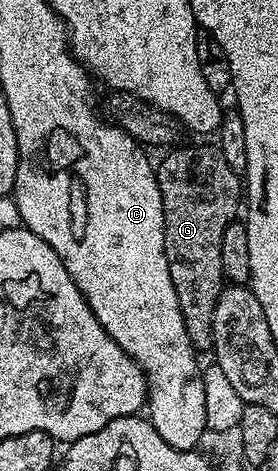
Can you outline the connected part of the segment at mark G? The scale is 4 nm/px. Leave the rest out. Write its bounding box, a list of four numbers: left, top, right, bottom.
[155,142,245,353]

